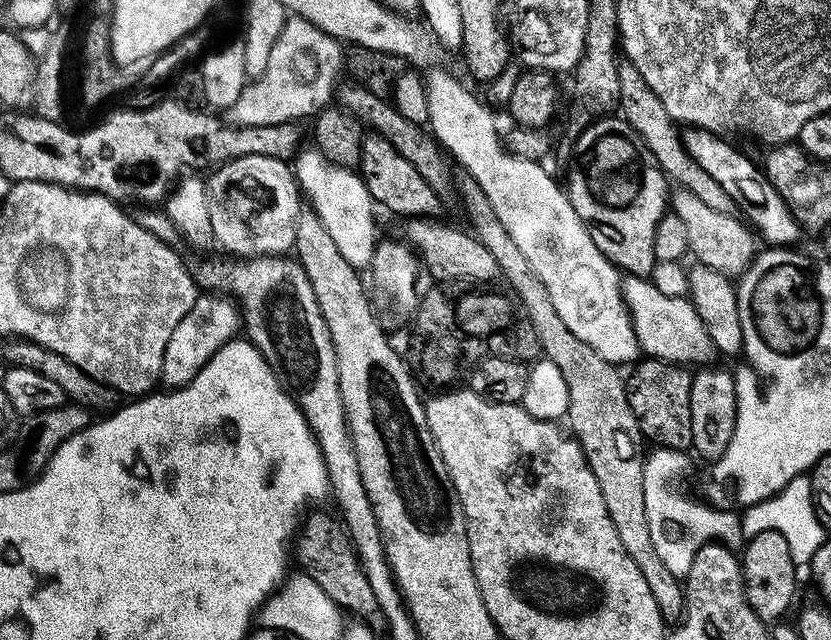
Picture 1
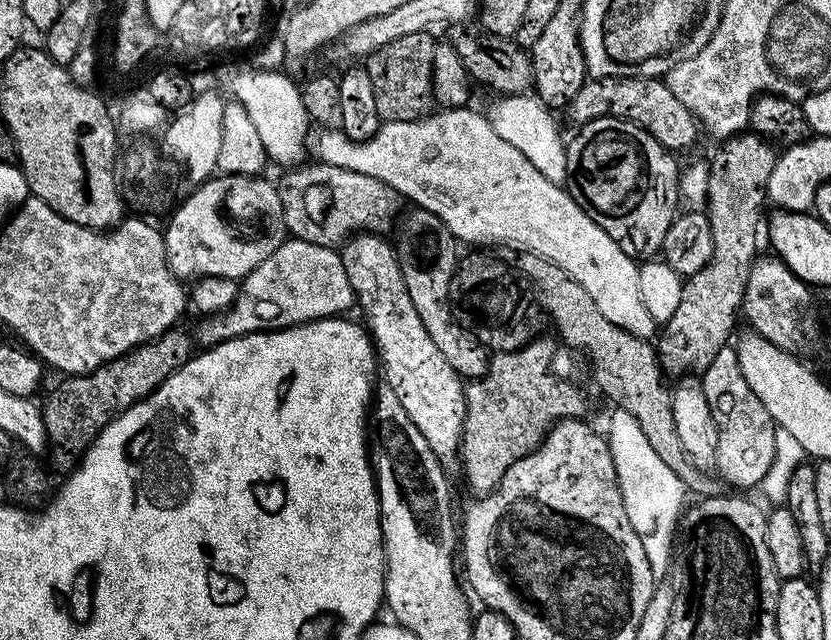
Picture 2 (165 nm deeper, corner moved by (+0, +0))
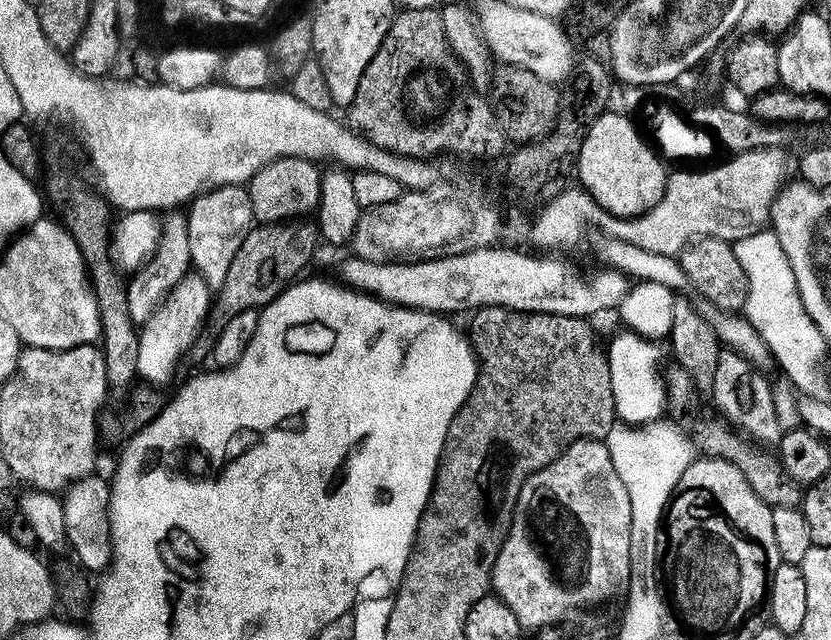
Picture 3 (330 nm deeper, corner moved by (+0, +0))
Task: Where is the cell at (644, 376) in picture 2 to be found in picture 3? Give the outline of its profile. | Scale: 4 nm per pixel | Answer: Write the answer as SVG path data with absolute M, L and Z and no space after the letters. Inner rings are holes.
M672 366L672 369L663 373L665 394L667 396L666 412L675 423L684 429L688 440L692 443L693 449L701 457L715 458L717 460L725 460L734 466L738 466L738 470L742 470L742 474L746 478L746 482L750 486L750 490L754 494L758 494L758 498L762 498L762 502L766 502L772 508L778 506L790 506L791 508L800 508L802 504L802 488L793 480L788 479L788 475L784 472L784 467L780 465L779 459L775 455L772 456L768 452L763 452L763 447L755 446L750 440L746 439L737 429L733 428L723 416L719 414L711 414L700 412L700 396L694 378L690 378L690 374L686 374L686 370L679 366Z

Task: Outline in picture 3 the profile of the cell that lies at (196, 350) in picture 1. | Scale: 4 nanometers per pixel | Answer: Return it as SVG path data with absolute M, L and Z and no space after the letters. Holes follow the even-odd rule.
M489 246L486 248L475 248L473 251L466 251L460 254L451 254L448 257L432 257L429 260L401 262L392 261L390 263L374 263L366 259L358 259L355 256L349 256L340 266L339 279L347 286L355 288L357 291L365 292L371 296L377 296L380 300L393 304L396 307L418 309L424 312L434 312L437 314L453 314L452 312L475 311L478 308L486 308L488 306L498 306L499 308L513 308L519 312L545 312L546 314L562 314L563 316L583 316L585 318L596 318L599 312L608 312L619 309L622 298L626 298L630 287L629 277L623 273L616 271L615 268L609 266L601 267L601 272L596 272L587 280L582 273L576 268L571 268L564 260L556 260L552 264L551 255L536 254L540 256L527 256L527 251L521 250L519 247L505 246ZM552 264L552 272L543 272L540 268L548 268Z

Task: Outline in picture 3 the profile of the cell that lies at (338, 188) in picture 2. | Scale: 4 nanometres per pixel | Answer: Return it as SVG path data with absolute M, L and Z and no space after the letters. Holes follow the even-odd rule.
M303 156L271 160L255 172L247 184L253 219L257 223L283 223L313 213L320 203L321 171Z

